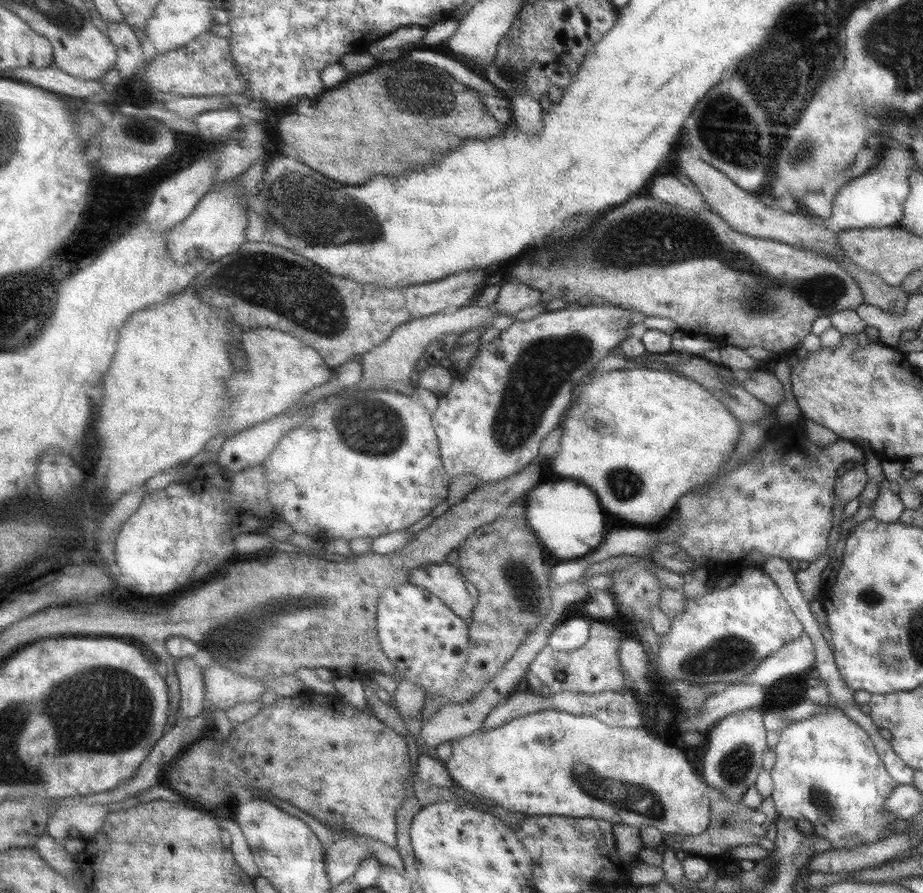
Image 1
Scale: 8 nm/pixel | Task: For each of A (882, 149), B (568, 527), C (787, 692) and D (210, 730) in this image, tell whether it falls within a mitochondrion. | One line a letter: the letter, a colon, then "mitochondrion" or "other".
A: other
B: other
C: mitochondrion
D: other

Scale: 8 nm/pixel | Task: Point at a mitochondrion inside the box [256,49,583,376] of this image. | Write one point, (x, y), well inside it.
(438, 93)

